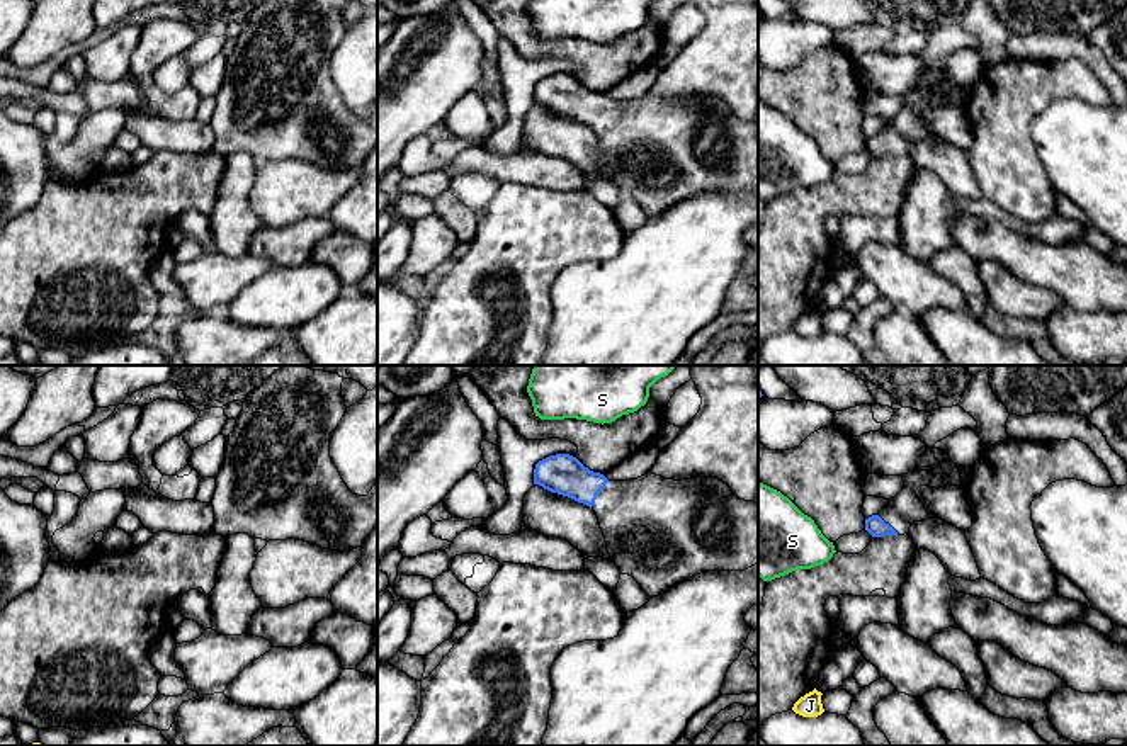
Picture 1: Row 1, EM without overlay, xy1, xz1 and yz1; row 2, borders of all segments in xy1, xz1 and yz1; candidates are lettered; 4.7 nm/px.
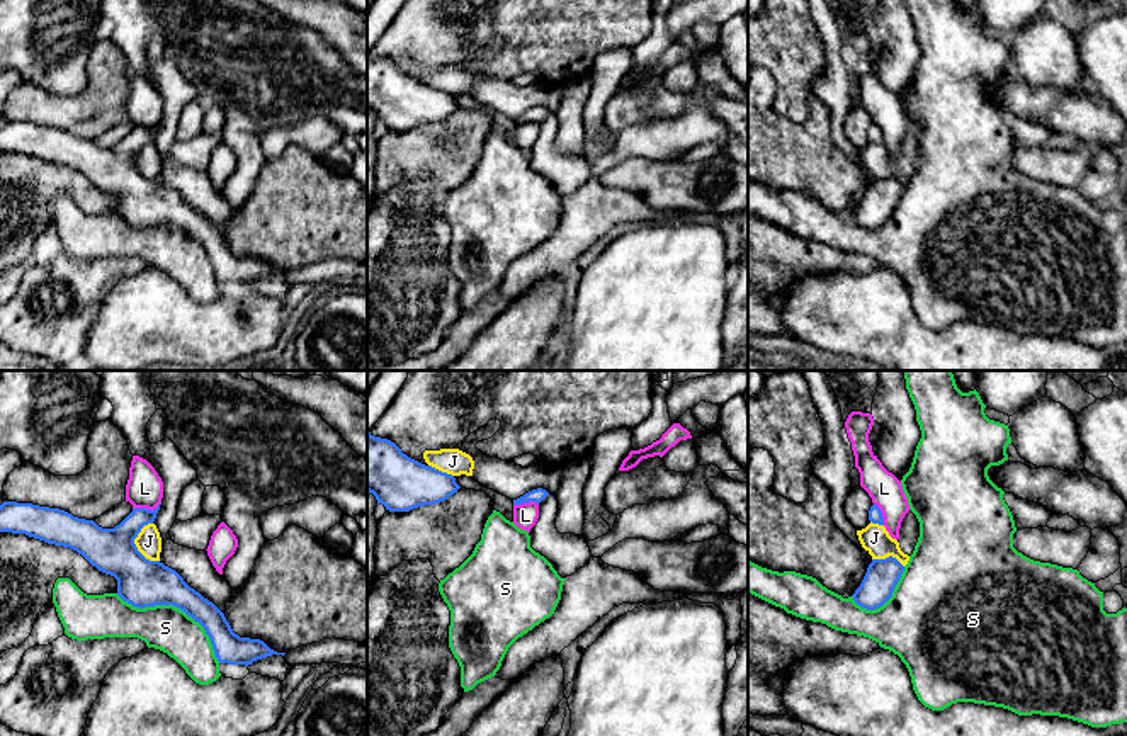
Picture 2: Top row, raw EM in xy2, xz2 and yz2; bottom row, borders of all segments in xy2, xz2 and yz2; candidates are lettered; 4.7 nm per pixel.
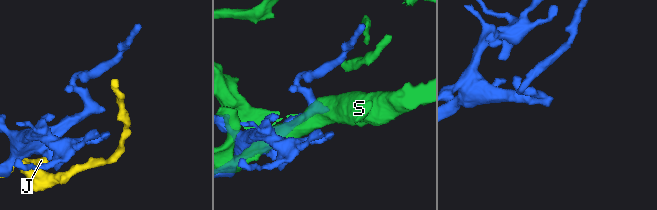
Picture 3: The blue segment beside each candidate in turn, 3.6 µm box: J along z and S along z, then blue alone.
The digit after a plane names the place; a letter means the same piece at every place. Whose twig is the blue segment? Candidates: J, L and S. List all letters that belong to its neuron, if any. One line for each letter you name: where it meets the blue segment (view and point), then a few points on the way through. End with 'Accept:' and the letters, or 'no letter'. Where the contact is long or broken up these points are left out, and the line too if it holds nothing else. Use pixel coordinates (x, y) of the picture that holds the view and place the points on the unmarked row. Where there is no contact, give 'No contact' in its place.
Accept: no letter

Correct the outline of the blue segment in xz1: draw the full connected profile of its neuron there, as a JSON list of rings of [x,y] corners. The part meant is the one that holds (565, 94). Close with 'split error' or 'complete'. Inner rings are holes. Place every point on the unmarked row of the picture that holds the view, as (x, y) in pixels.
[[[569,73],[535,83],[534,104],[590,126],[620,194],[632,195],[653,218],[704,190],[745,190],[758,184],[758,117],[739,119],[716,97],[665,99],[651,90],[637,99],[609,100]]] | split error

